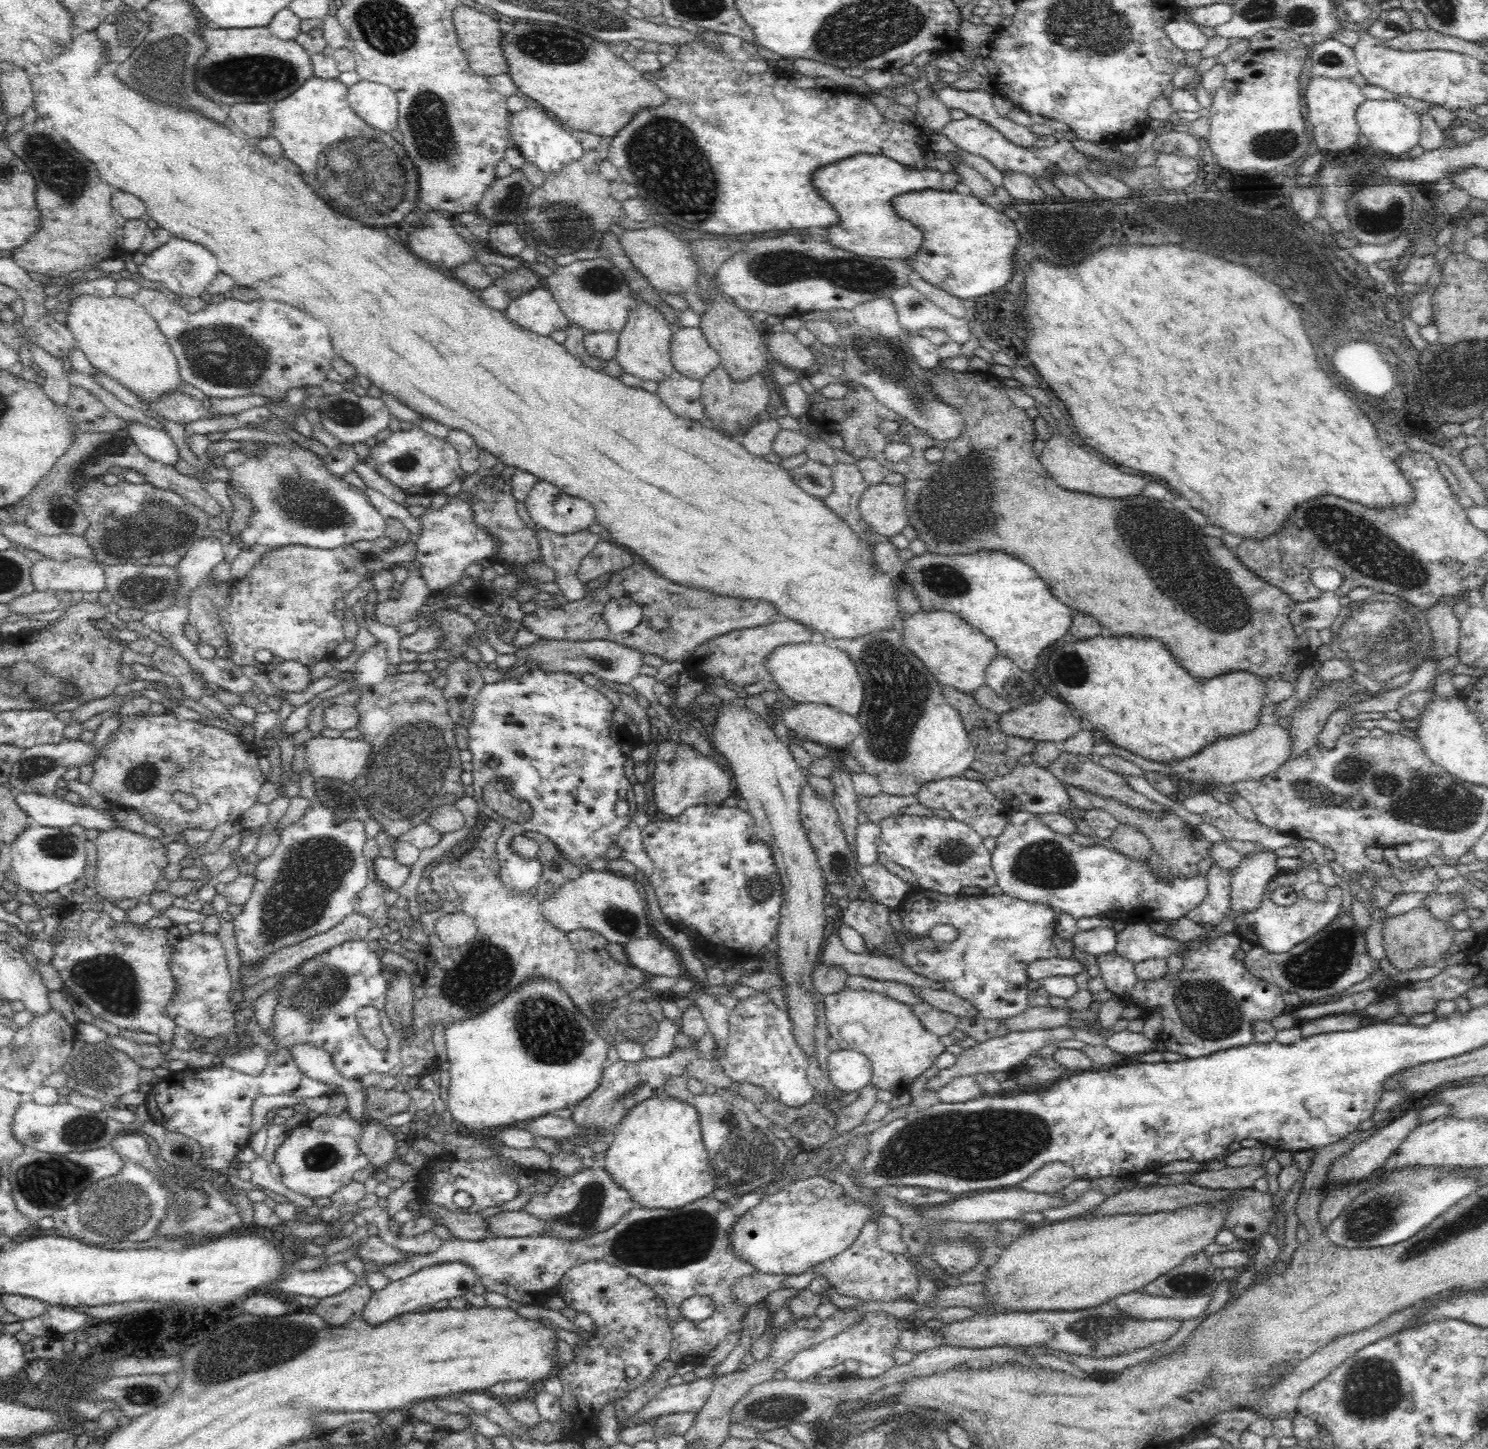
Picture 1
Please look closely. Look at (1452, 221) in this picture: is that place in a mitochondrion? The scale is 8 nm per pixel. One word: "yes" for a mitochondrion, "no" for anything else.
no

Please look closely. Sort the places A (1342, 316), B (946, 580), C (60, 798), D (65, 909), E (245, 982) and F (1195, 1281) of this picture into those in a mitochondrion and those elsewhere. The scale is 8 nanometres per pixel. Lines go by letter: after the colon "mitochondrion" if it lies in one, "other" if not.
A: mitochondrion
B: mitochondrion
C: other
D: other
E: other
F: mitochondrion

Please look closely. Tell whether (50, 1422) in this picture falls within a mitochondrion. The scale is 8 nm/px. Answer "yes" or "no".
no

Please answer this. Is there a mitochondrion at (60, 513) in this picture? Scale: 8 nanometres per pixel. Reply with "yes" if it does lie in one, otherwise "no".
yes

